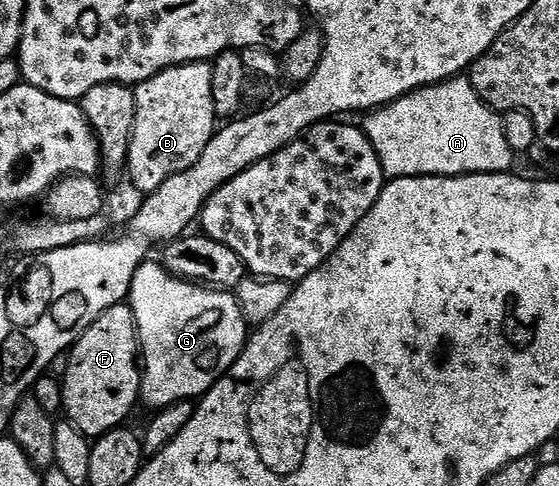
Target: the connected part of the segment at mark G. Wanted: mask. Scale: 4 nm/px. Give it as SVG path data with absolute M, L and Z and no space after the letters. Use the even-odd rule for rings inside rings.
M149 259L138 267L136 278L132 284L130 304L134 311L134 315L136 316L136 331L140 334L140 348L142 350L140 396L143 404L148 404L149 407L152 408L152 411L159 411L166 409L168 406L174 405L179 401L192 401L193 399L203 398L208 390L213 389L216 382L219 381L220 378L232 368L233 363L240 358L240 353L244 350L244 346L250 336L250 326L248 322L244 320L240 305L236 302L236 298L231 292L197 285L193 282L185 281L183 277L175 277L175 275L164 268L163 264L156 262L155 265L154 261L155 260Z

